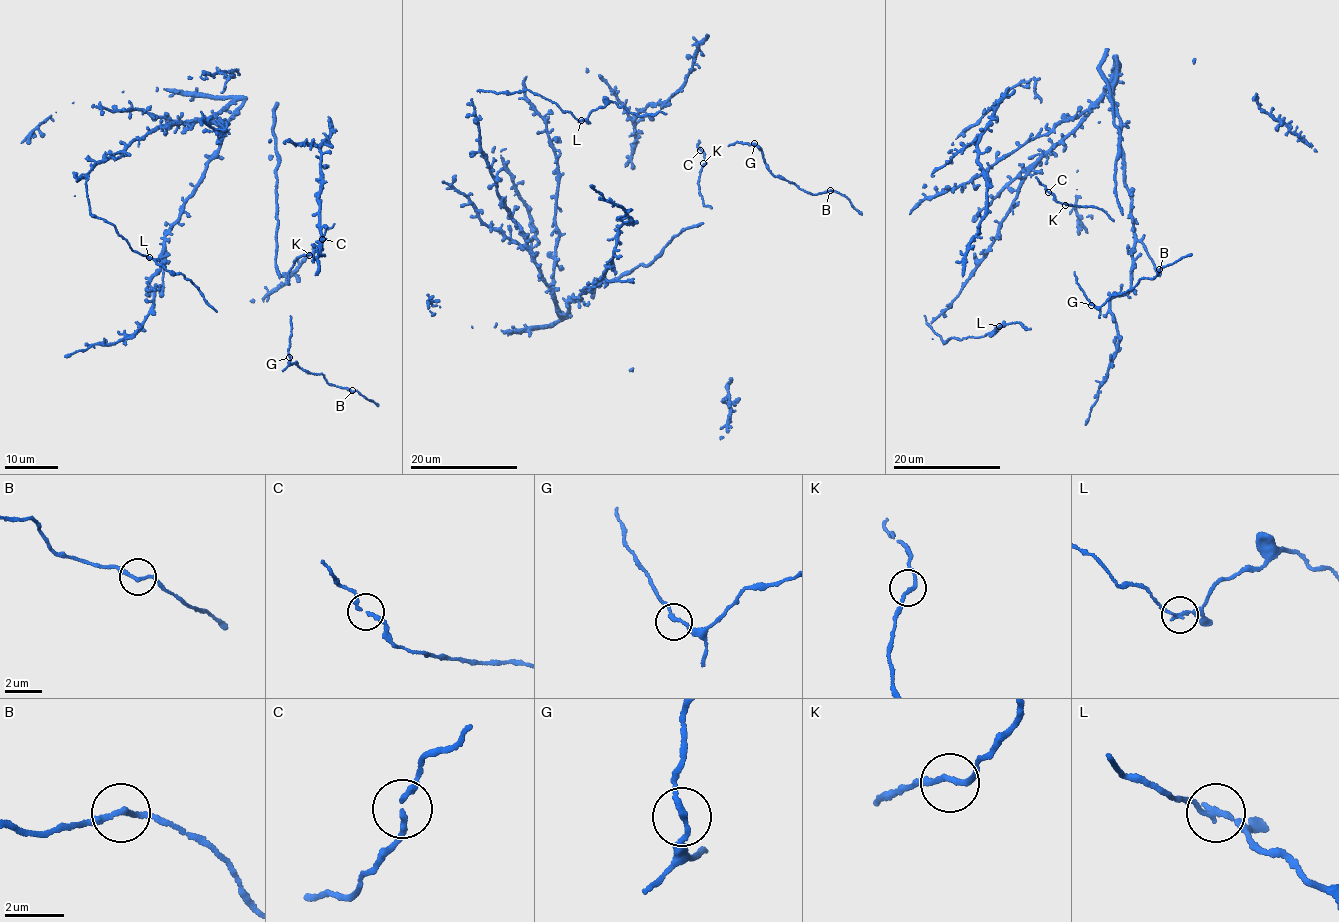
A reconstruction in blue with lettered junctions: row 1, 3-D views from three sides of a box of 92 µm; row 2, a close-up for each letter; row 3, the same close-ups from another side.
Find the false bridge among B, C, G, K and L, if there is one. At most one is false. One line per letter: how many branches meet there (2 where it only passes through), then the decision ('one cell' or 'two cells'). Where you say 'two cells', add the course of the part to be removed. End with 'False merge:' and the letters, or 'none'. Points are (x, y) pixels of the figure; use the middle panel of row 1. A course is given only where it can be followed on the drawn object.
B: 2 branches meet; one cell
C: 2 branches meet; one cell
G: 2 branches meet; one cell
K: 2 branches meet; one cell
L: 2 branches meet; two cells; foreign part runs (580, 120), (600, 106), (614, 102), (640, 116), (666, 113)
False merge: L

